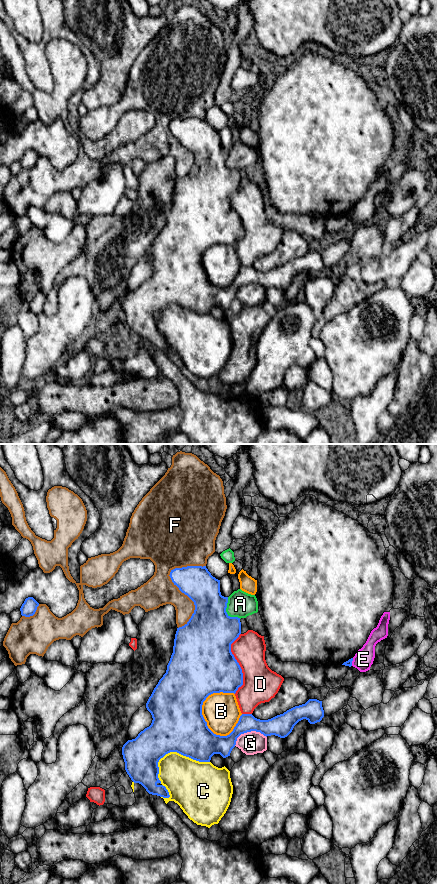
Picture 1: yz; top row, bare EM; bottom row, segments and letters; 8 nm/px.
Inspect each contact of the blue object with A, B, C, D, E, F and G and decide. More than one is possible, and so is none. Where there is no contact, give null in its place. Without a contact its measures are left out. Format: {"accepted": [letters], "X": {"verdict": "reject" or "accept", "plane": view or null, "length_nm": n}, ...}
{"accepted": [], "A": {"verdict": "reject", "plane": "yz", "length_nm": 200}, "B": {"verdict": "reject", "plane": "yz", "length_nm": 380}, "C": {"verdict": "reject", "plane": "yz", "length_nm": 480}, "D": {"verdict": "reject", "plane": "yz", "length_nm": 500}, "E": {"verdict": "reject", "plane": "yz", "length_nm": 70}, "F": {"verdict": "reject", "plane": "yz", "length_nm": 550}, "G": {"verdict": "reject", "plane": "yz", "length_nm": 280}}

